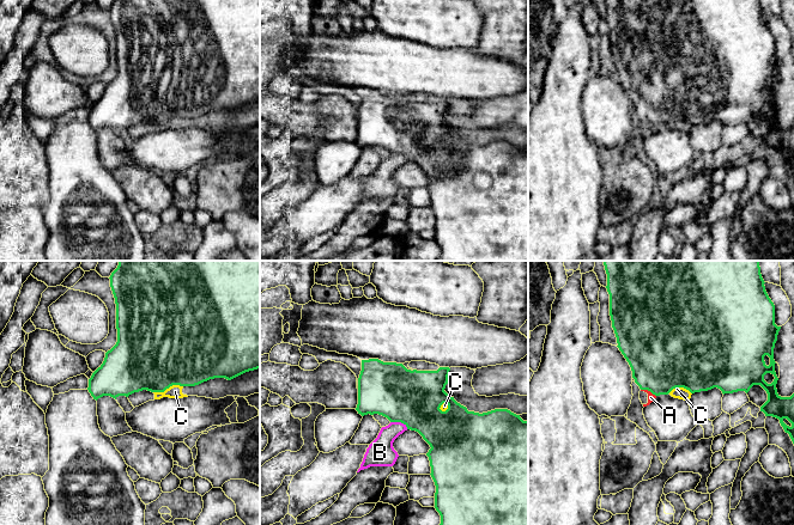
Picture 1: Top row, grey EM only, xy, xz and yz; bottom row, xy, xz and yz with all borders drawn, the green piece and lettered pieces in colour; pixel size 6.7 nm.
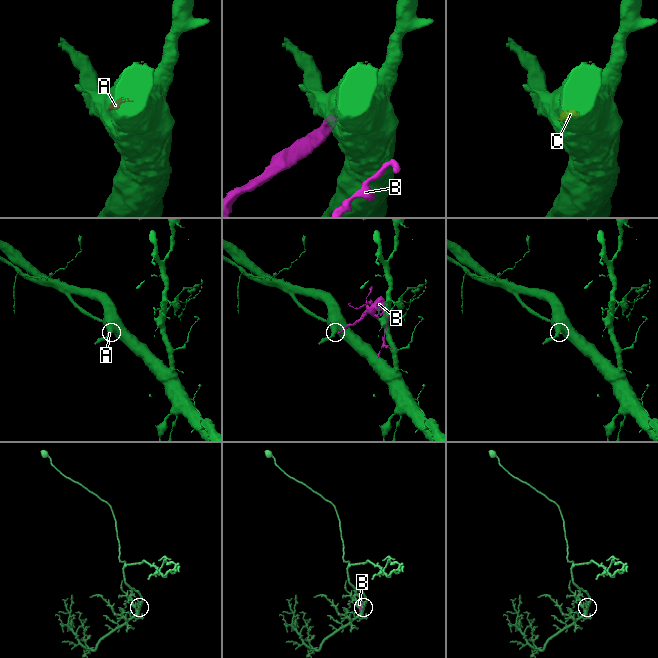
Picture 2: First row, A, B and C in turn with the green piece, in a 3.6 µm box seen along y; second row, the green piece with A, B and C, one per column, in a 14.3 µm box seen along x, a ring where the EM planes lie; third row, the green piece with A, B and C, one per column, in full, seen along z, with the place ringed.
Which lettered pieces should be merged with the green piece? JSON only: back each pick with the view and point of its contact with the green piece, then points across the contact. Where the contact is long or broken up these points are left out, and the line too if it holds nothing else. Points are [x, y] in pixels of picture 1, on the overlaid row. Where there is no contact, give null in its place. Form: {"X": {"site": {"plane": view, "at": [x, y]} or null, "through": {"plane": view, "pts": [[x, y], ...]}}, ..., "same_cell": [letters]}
{"same_cell": []}

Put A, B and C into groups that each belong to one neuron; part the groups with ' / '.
A B C

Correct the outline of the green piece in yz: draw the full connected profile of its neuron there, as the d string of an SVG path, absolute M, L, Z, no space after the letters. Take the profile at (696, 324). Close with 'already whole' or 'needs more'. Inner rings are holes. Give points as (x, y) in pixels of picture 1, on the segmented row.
M604 261L607 274L607 292L610 294L610 316L618 348L629 362L632 378L641 390L648 390L655 396L668 395L675 387L684 387L691 393L717 387L722 393L745 391L753 385L760 385L768 393L768 401L760 407L765 416L780 420L784 432L794 444L794 393L781 397L777 393L777 376L775 372L774 348L781 326L775 324L775 305L769 298L760 274L759 261Z | already whole

